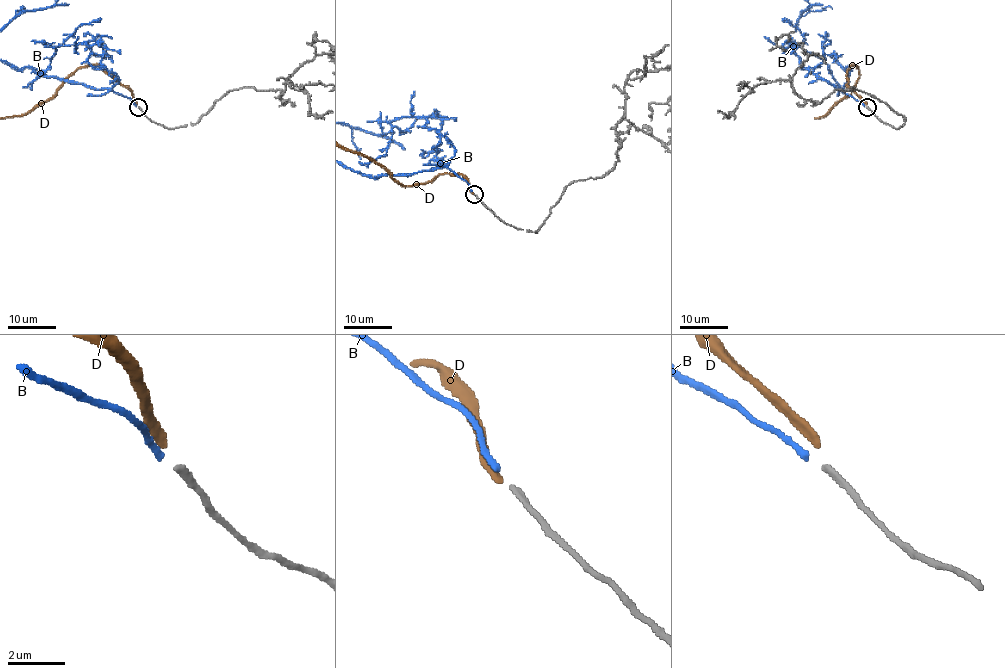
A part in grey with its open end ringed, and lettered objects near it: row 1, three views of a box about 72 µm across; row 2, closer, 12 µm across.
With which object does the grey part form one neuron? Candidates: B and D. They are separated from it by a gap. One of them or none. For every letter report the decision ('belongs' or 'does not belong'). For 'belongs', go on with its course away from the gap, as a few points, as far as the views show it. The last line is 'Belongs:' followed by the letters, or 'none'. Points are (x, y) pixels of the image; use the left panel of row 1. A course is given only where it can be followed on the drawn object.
B: belongs
D: does not belong
Belongs: B

